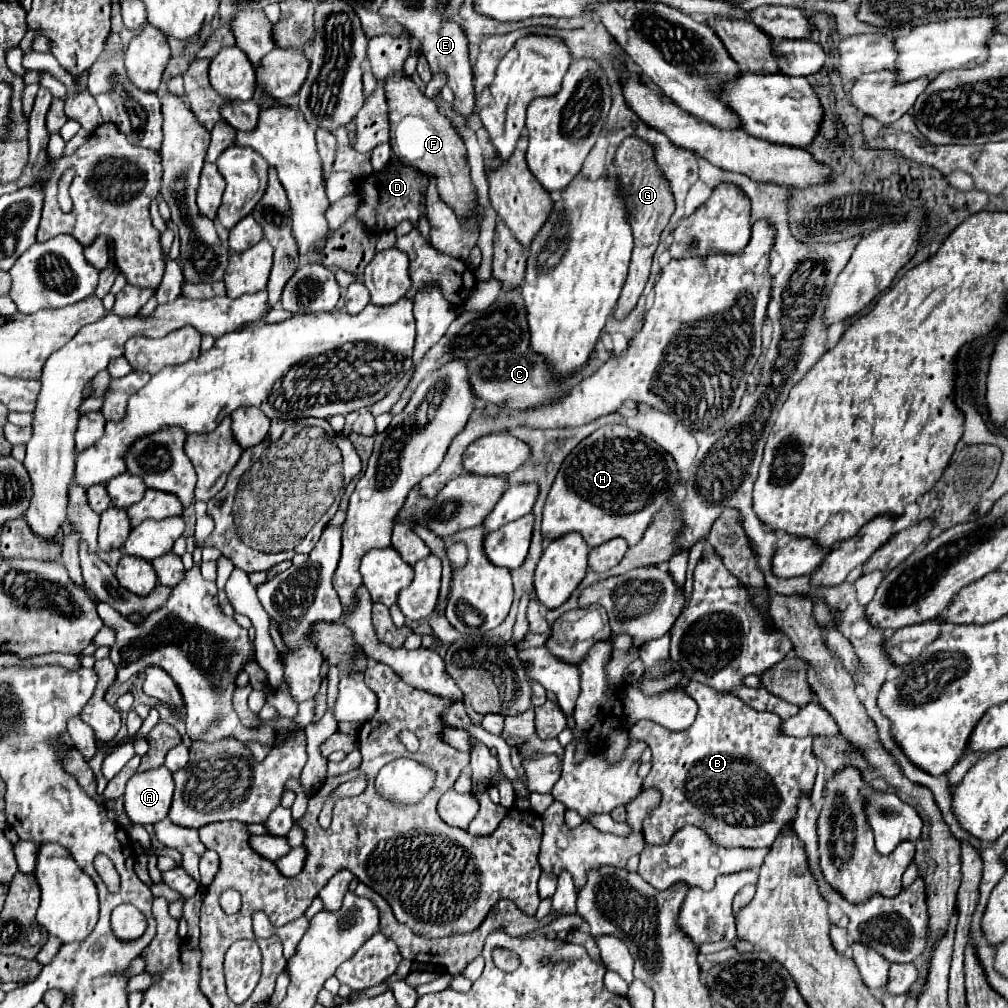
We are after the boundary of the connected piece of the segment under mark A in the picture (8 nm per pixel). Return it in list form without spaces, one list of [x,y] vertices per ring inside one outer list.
[[[164,766],[136,772],[126,784],[124,812],[134,824],[156,824],[168,816],[172,792],[172,772]]]

